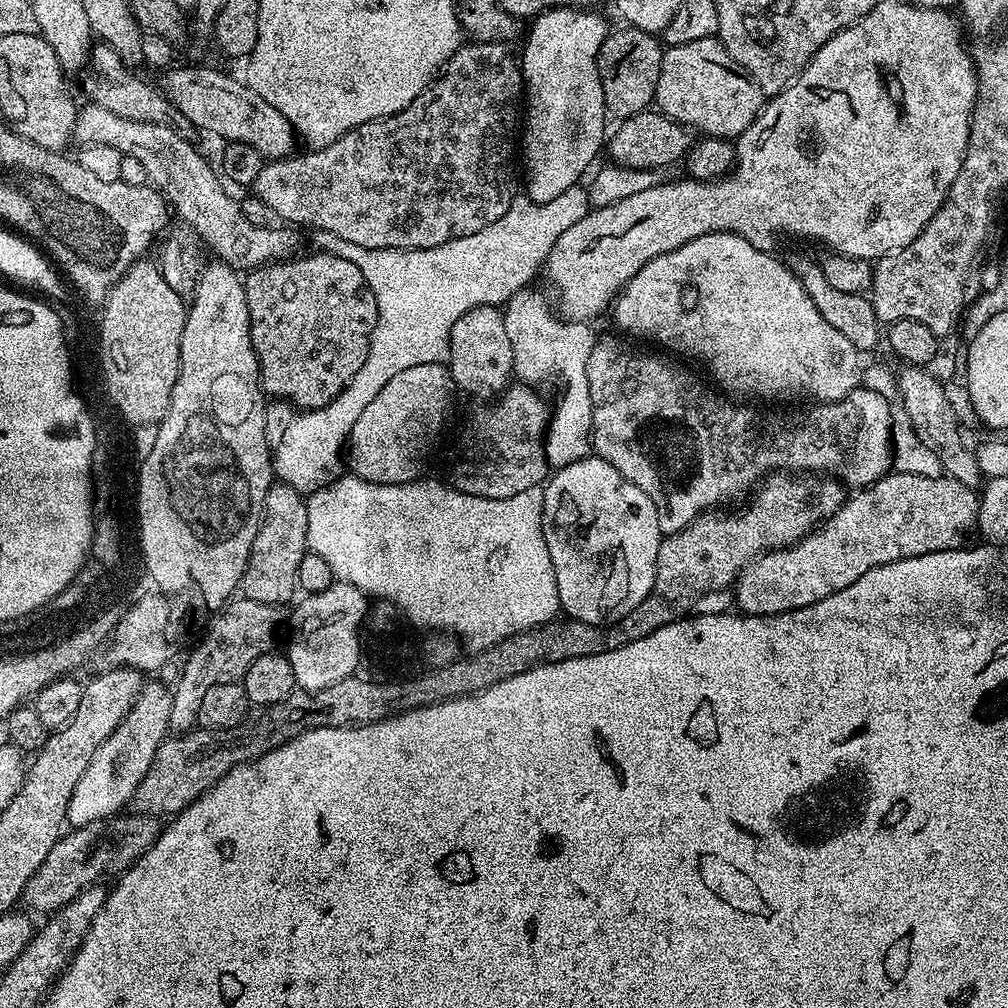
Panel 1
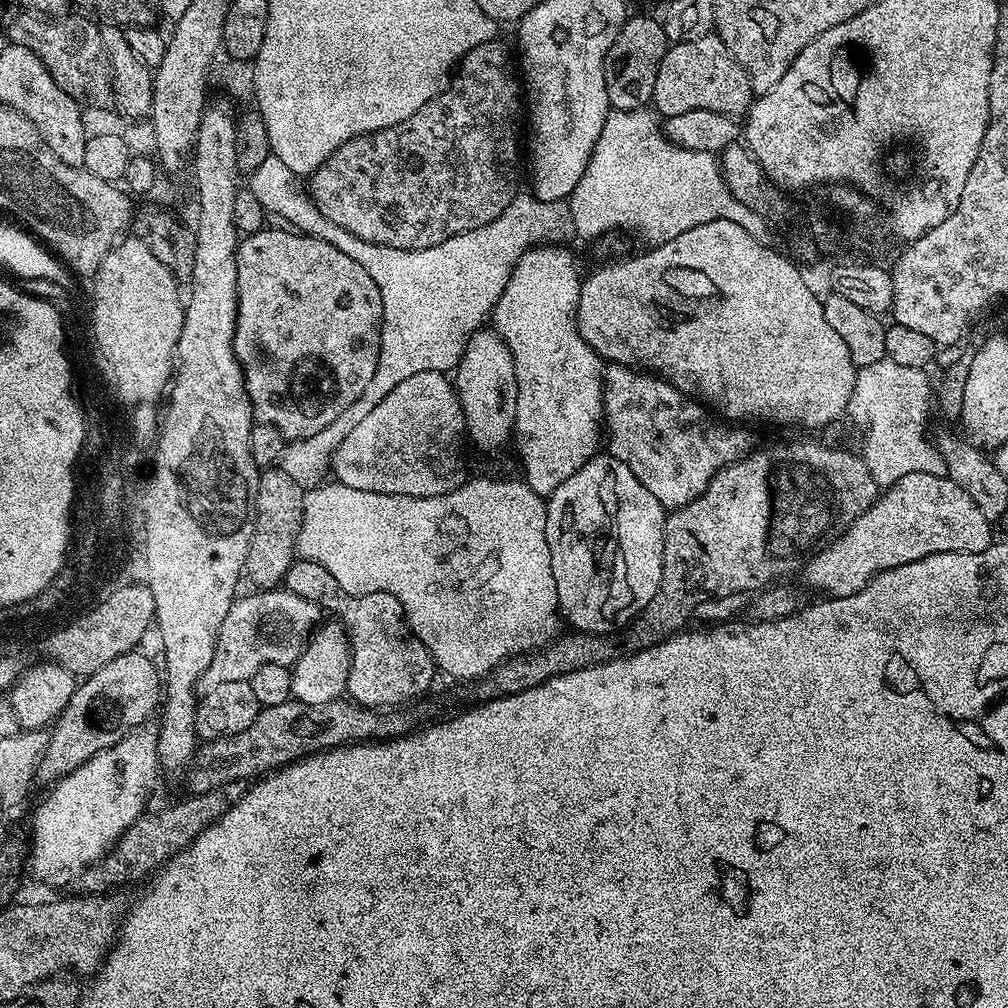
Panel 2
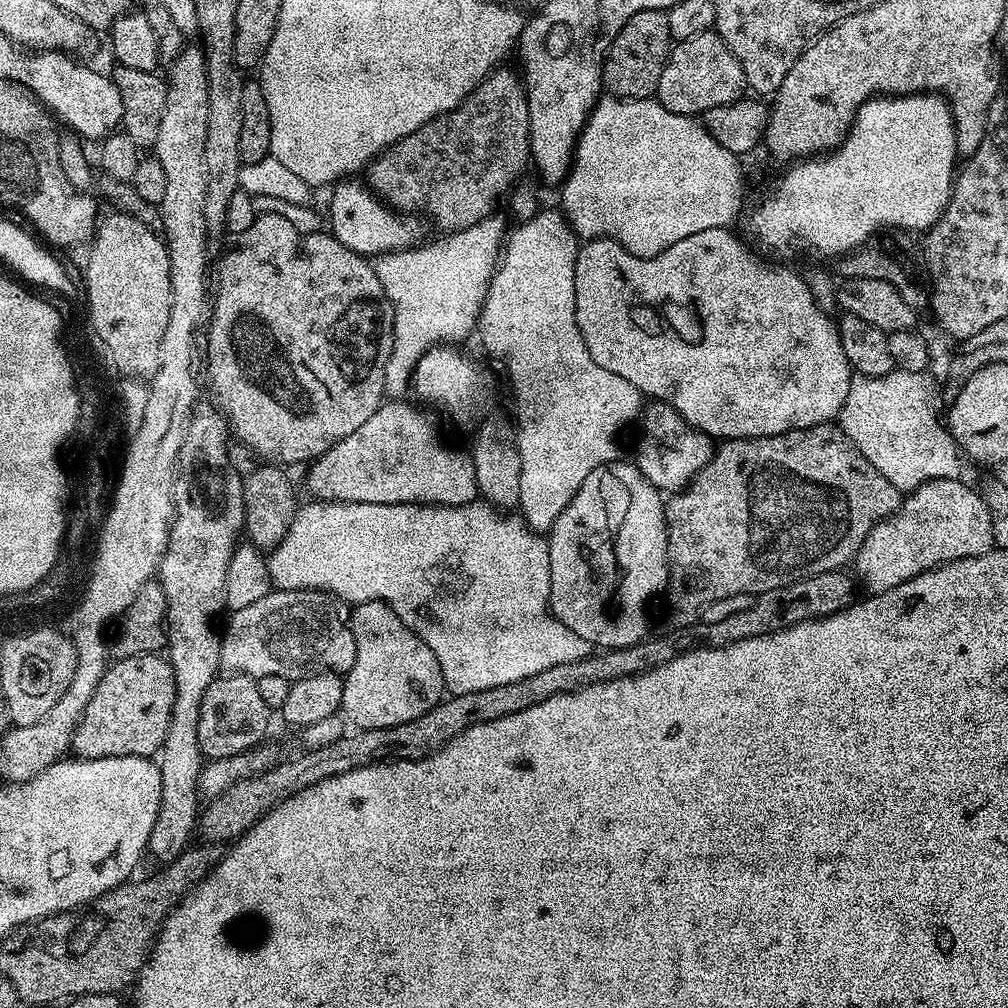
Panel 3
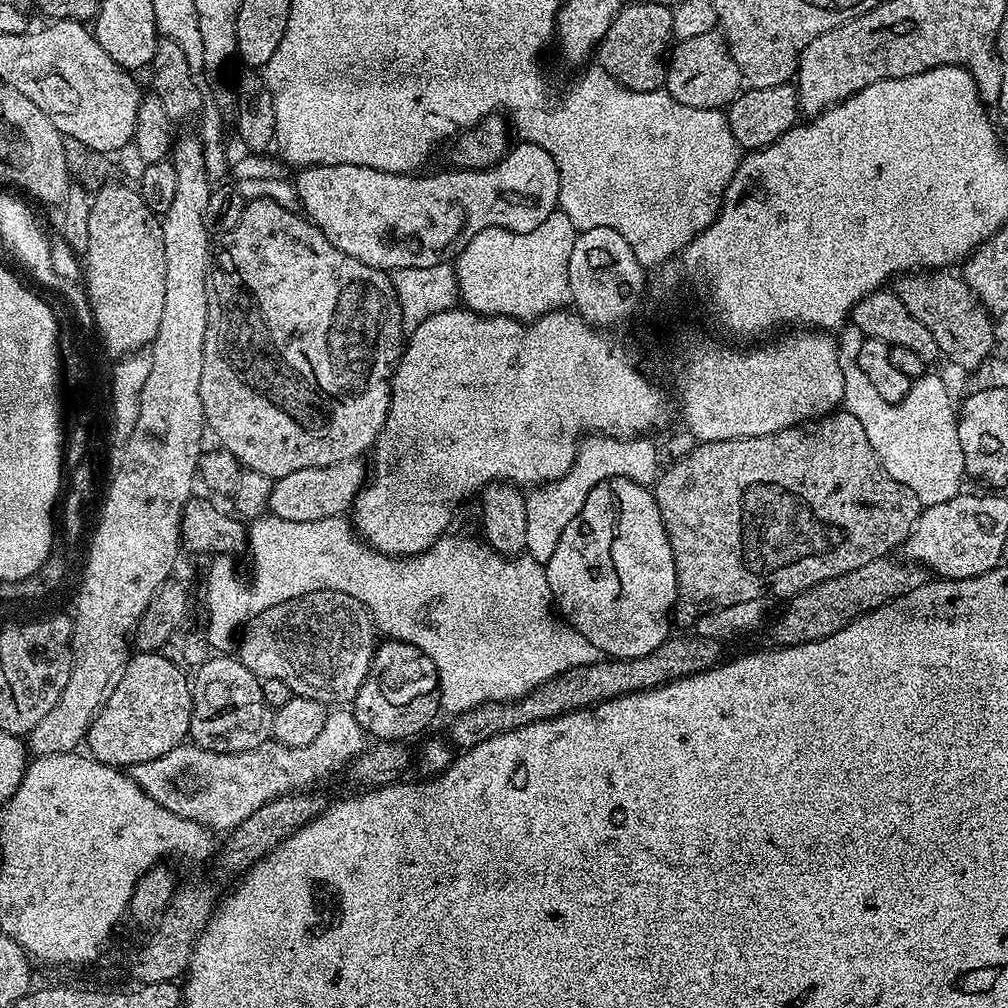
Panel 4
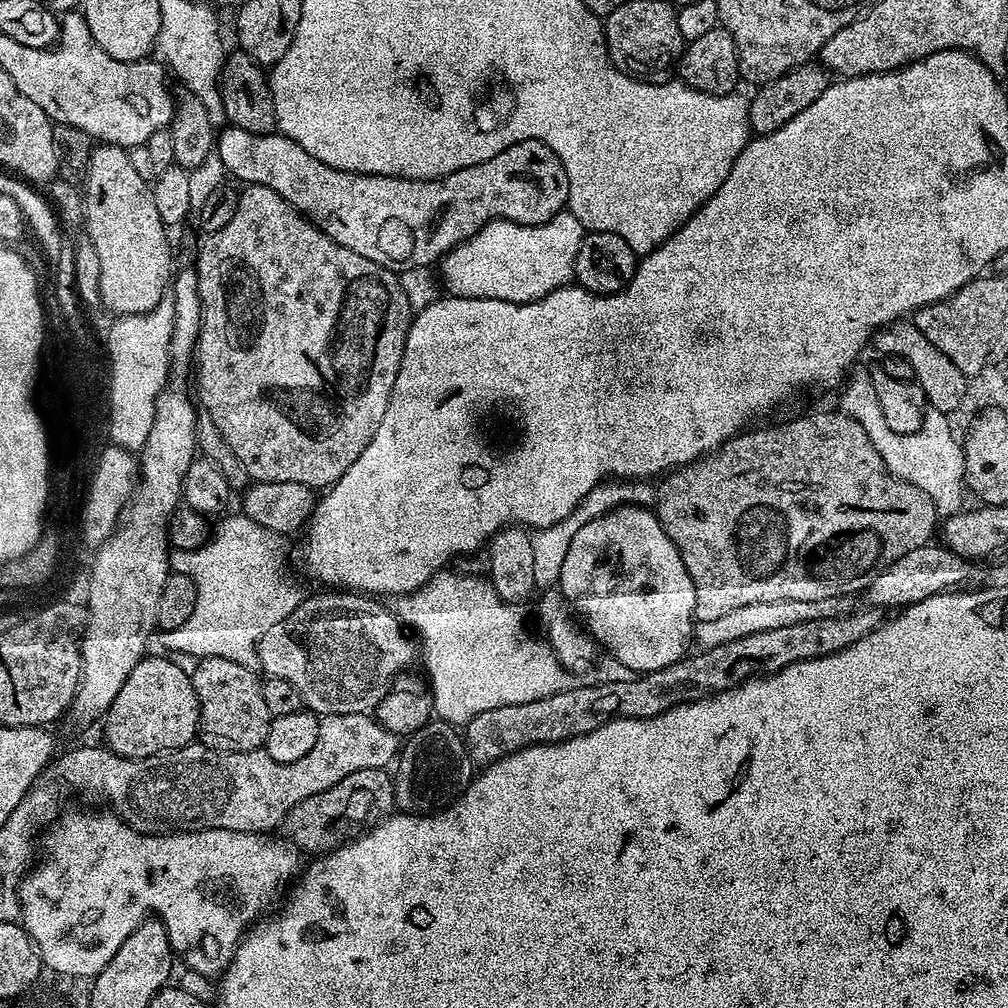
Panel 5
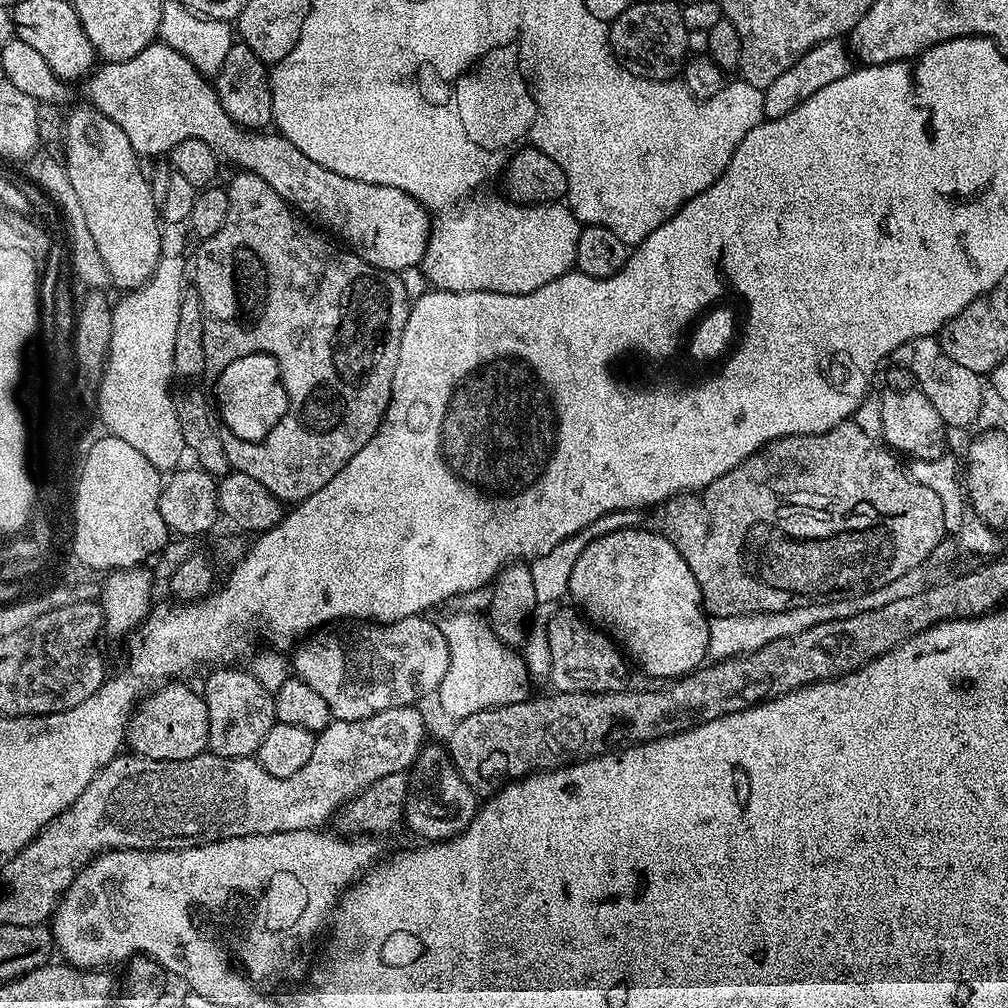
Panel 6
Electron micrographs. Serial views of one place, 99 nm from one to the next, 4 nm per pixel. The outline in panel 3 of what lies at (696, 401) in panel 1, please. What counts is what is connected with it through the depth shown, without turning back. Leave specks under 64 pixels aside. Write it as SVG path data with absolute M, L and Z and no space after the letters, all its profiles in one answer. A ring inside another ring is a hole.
M652 402L643 409L634 463L655 488L675 494L699 474L714 451L713 437L691 428L669 404Z

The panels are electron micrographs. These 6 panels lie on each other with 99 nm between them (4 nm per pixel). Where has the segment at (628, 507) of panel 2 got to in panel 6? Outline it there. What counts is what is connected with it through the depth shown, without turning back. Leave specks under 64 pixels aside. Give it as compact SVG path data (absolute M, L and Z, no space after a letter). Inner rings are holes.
M616 528L591 540L586 550L578 554L574 570L570 570L568 596L576 599L575 607L595 627L611 636L629 657L632 655L640 663L637 664L639 671L645 677L661 676L664 679L661 681L668 682L696 671L705 663L710 620L700 599L698 582L694 582L694 574L690 574L690 566L686 566L682 554L678 554L668 537L656 532L647 532L644 528Z

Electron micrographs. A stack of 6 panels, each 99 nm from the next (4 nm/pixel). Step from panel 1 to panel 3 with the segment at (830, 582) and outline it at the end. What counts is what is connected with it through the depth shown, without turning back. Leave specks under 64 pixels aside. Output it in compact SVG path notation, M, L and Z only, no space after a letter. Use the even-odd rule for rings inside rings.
M963 479L931 480L914 491L907 493L900 501L900 508L893 516L879 520L866 534L862 546L856 551L854 561L854 576L861 585L868 587L869 593L885 592L918 574L937 568L939 564L949 564L962 558L974 558L991 552L992 519L990 510L986 506L983 495L975 492L968 484L963 484Z

